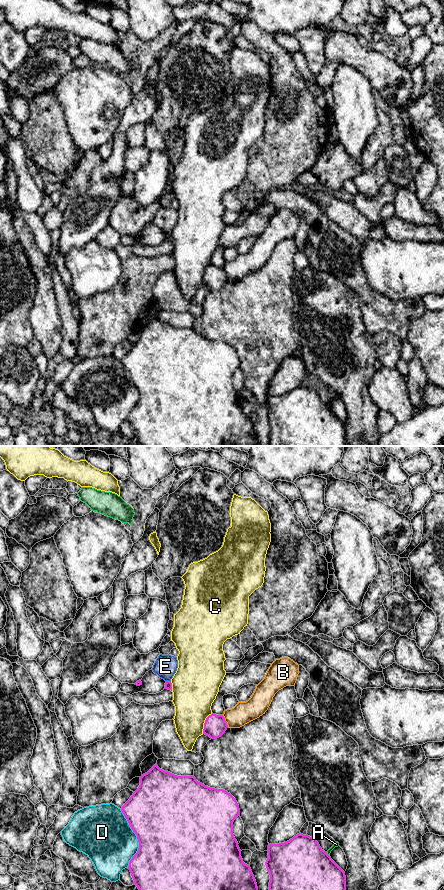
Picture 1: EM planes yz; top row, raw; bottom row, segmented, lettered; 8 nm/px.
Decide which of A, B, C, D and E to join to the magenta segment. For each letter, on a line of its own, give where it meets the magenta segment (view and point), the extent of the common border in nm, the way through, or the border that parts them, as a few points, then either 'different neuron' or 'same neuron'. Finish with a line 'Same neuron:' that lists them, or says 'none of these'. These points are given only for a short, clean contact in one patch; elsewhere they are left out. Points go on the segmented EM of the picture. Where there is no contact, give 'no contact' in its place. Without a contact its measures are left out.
A: contact yz (327, 854); length 50 nm; different neuron
B: contact yz (225, 721); length 120 nm; border yz (222, 715), (228, 727); different neuron
C: contact yz (204, 723); length 190 nm; different neuron
D: contact yz (137, 838); length 480 nm; different neuron
E: contact yz (168, 681); length 40 nm; border yz (166, 680), (170, 681); different neuron
Same neuron: none of these

